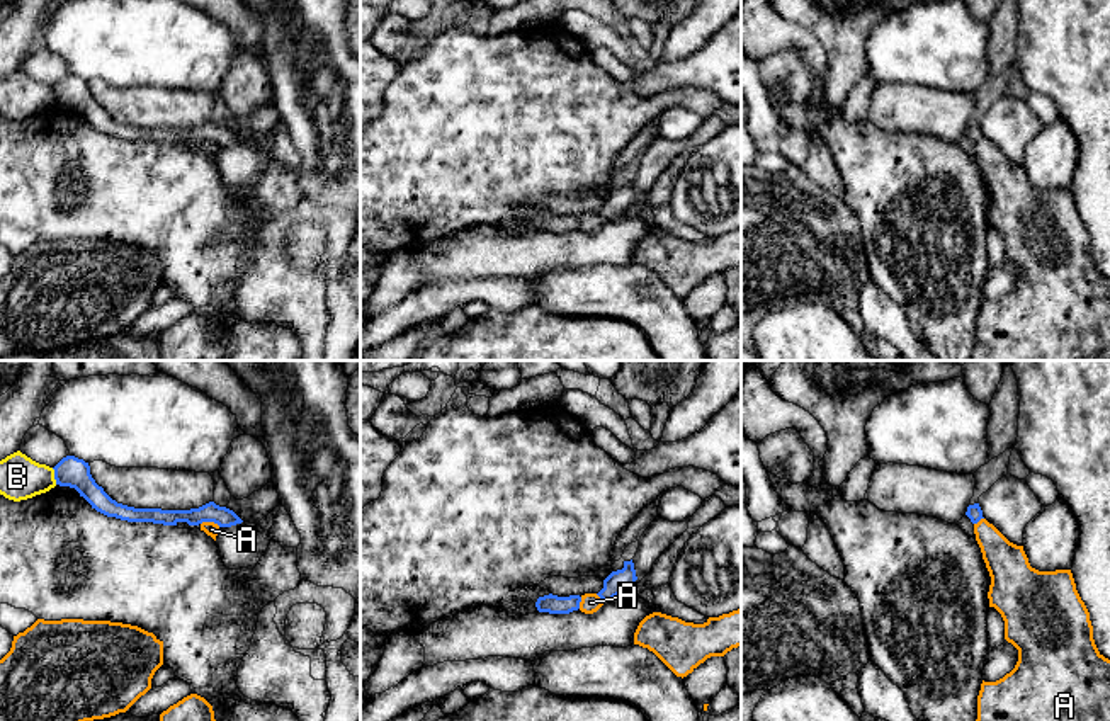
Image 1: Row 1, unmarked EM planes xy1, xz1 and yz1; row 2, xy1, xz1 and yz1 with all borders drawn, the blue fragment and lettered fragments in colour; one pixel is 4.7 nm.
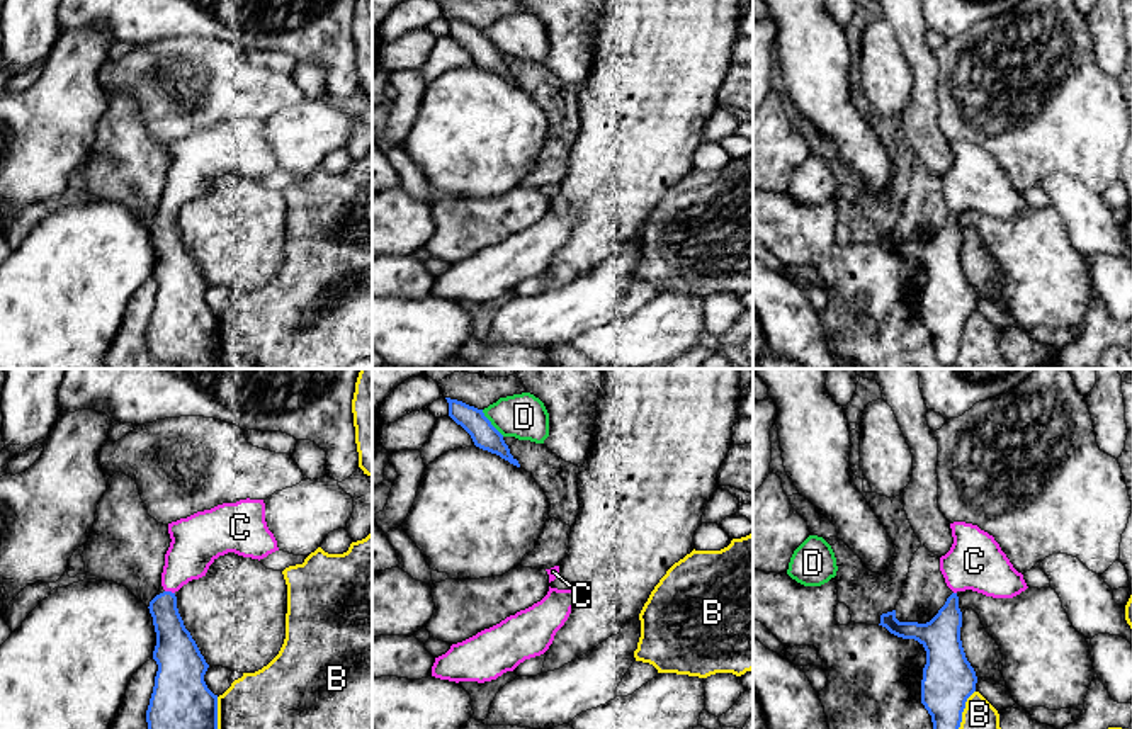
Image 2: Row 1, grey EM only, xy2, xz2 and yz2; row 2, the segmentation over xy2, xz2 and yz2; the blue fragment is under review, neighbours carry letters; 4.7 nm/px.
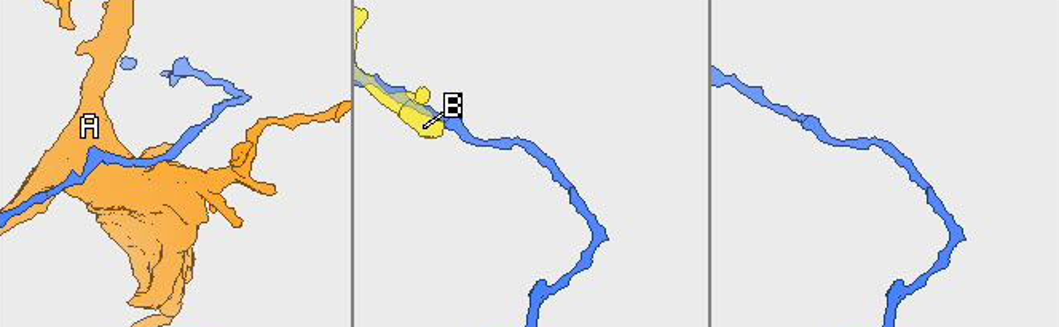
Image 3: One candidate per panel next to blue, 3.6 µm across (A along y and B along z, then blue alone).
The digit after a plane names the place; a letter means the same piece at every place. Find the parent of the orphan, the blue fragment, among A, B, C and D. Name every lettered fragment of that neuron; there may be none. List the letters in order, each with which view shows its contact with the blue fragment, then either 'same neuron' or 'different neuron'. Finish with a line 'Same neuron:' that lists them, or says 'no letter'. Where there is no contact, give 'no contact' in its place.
A: xy1 | different neuron
B: yz2 | different neuron
C: xy2 | same neuron
D: xz2 | different neuron
Same neuron: C

